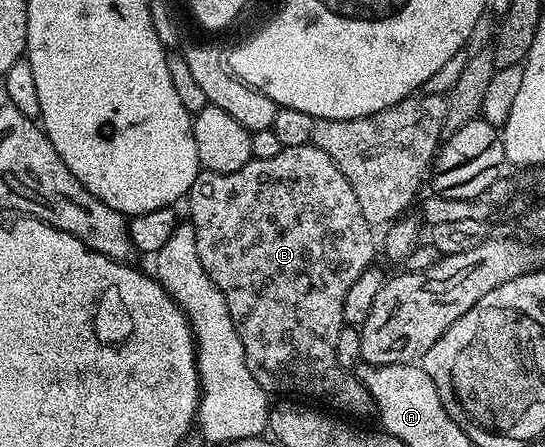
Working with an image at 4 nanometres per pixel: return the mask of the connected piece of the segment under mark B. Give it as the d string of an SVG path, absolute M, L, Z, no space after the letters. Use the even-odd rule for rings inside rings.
M313 144L284 146L280 152L276 152L276 156L268 160L251 158L248 164L244 164L244 168L236 168L236 172L221 174L211 170L202 170L192 184L188 195L189 202L191 218L189 221L196 232L196 252L200 252L200 264L204 264L204 272L208 272L212 284L216 284L220 292L224 292L228 312L232 316L232 324L236 324L240 344L244 344L248 372L252 372L254 379L271 395L282 394L278 396L293 396L298 400L313 400L315 403L323 402L323 404L318 404L339 415L349 416L351 419L362 418L365 414L373 415L375 413L374 401L368 388L336 360L336 340L344 325L342 313L344 312L344 300L348 296L348 288L352 288L352 284L360 280L365 270L371 269L373 262L370 261L374 258L375 231L368 224L368 220L364 220L364 212L360 212L360 200L356 200L356 192L352 192L352 184L348 184L344 172L336 168L332 156L328 156L328 152L316 148Z

